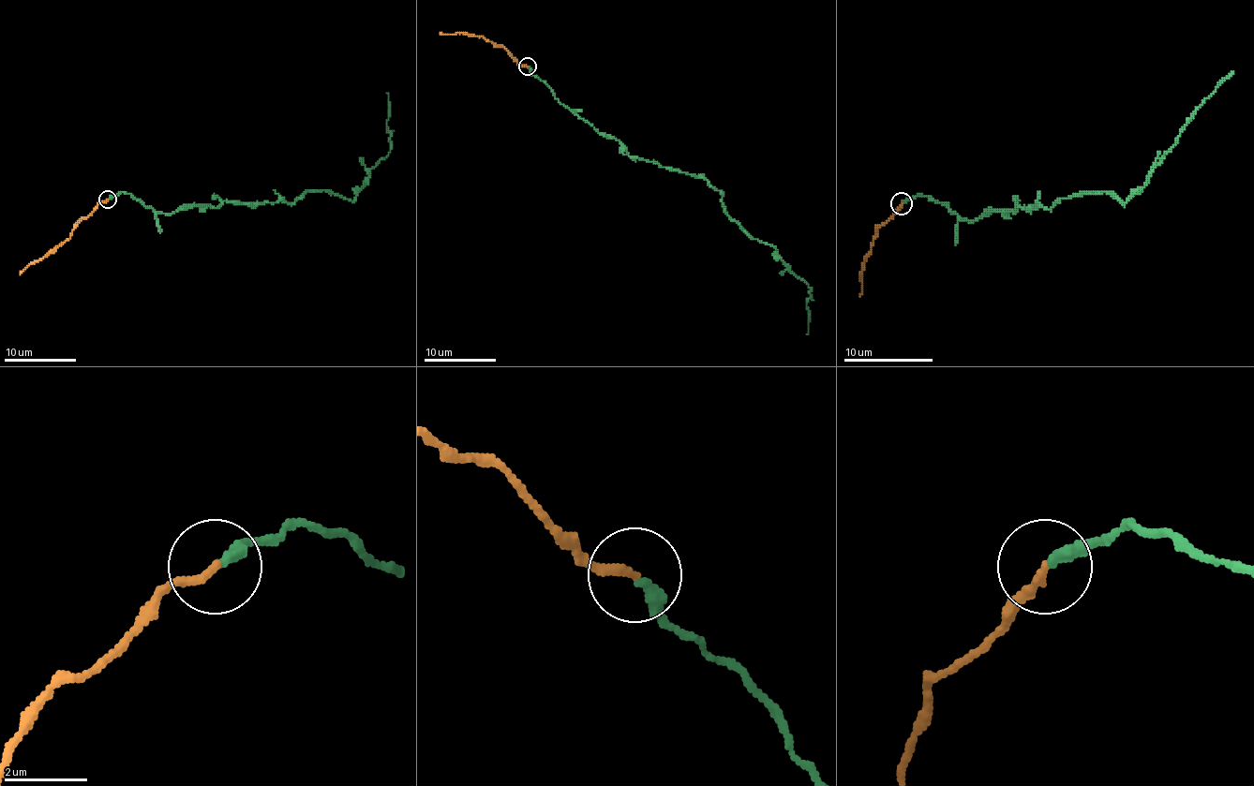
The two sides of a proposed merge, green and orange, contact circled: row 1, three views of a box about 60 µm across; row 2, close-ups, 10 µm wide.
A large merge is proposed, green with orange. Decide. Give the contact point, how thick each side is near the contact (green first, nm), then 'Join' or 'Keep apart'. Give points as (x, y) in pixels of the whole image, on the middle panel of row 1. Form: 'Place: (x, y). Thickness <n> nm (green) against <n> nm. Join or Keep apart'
Place: (528, 66). Thickness 280 nm (green) against 200 nm. Join

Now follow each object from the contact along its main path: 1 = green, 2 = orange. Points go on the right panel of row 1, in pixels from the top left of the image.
1: (902, 202), (929, 196), (966, 220), (1102, 191), (1125, 205), (1233, 71)
2: (902, 202), (877, 227), (877, 236), (864, 256), (859, 296)

